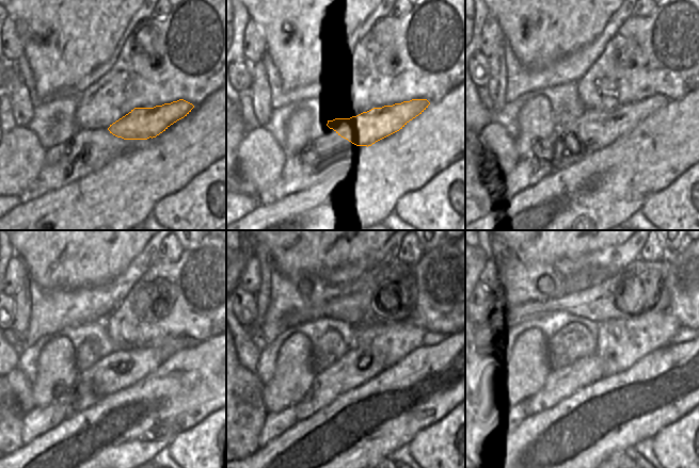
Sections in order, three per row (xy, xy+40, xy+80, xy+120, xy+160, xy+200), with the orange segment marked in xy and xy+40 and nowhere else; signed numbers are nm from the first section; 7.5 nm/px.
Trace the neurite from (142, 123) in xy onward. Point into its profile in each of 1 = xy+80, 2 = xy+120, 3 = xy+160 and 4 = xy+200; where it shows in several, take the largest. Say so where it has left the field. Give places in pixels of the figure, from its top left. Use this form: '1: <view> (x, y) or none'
1: xy+80 (596, 129)
2: xy+120 (102, 378)
3: xy+160 (345, 374)
4: xy+200 (561, 384)

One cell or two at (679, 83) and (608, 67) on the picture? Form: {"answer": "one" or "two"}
{"answer": "one"}

